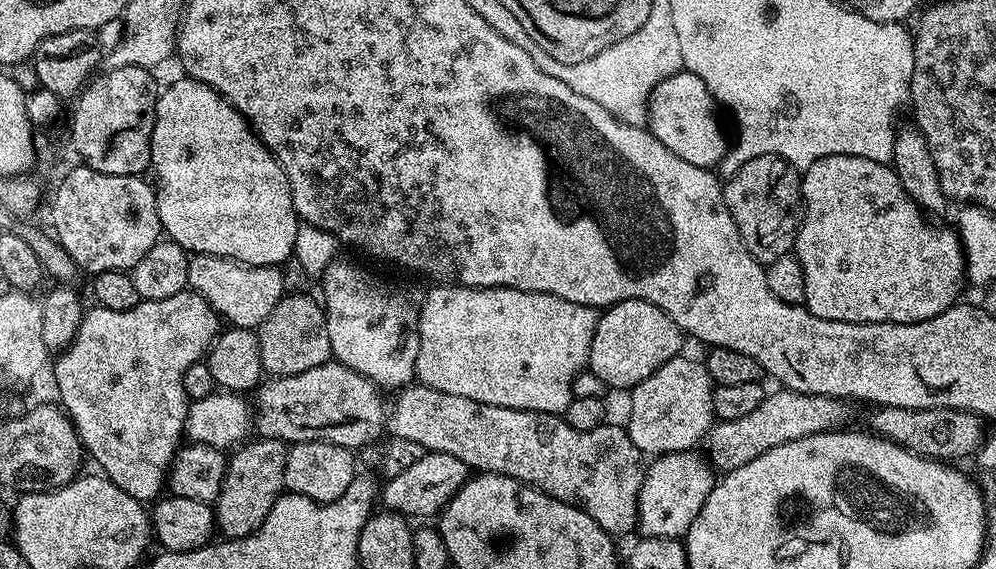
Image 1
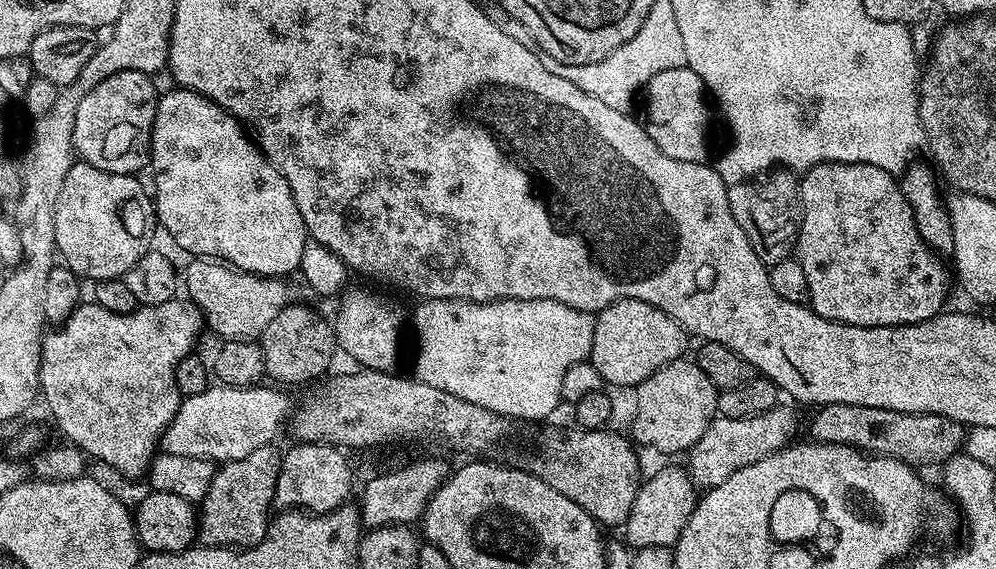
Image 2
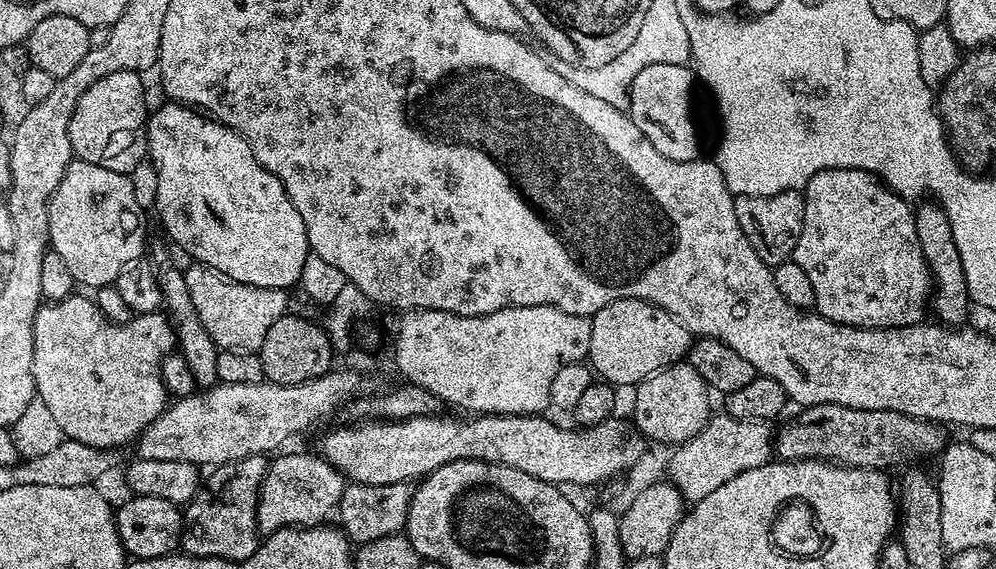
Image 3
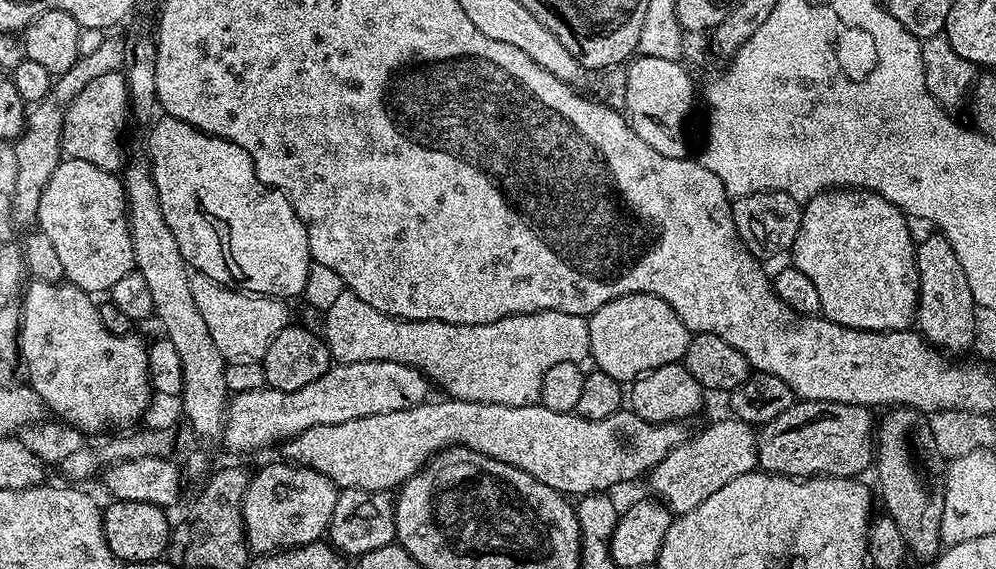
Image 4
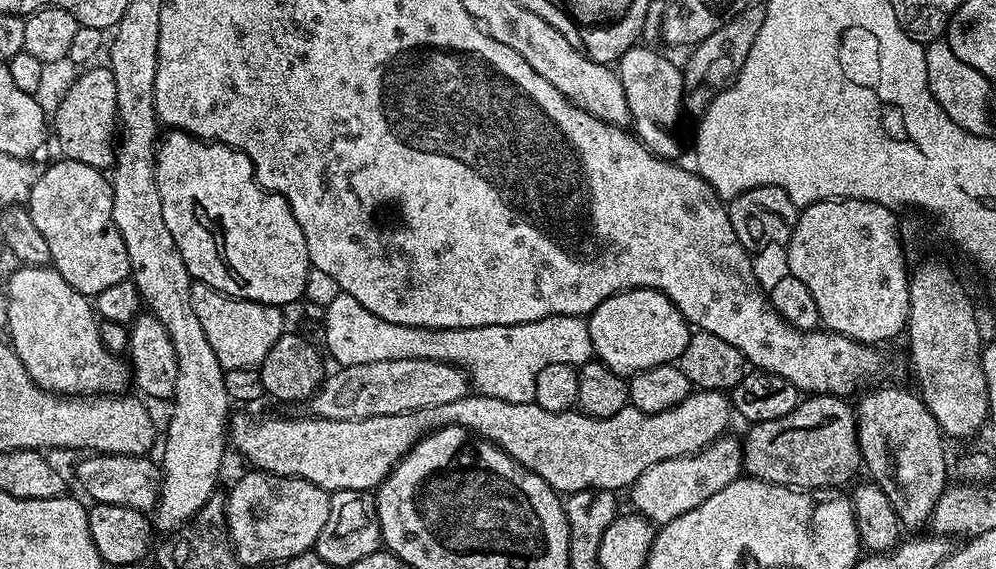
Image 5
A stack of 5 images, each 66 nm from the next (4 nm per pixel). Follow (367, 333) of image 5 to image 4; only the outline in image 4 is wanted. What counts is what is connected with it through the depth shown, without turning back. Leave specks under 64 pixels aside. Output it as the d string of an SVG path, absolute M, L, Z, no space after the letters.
M345 290L338 295L338 298L331 303L328 311L323 313L324 332L322 331L322 339L328 346L328 352L332 355L333 361L337 364L349 364L350 362L358 362L359 360L385 360L386 362L400 362L406 366L414 366L419 372L423 372L429 381L441 384L445 388L447 395L452 398L459 397L460 392L460 376L464 379L464 388L467 399L477 400L478 402L490 402L491 404L501 404L502 406L530 406L537 403L540 399L540 391L542 390L542 378L555 363L560 360L573 359L574 353L568 349L568 336L564 332L560 332L563 328L576 328L576 352L580 356L587 357L588 350L588 321L583 316L575 316L574 314L562 314L561 312L541 312L539 314L522 314L521 316L503 316L498 322L490 322L489 324L451 324L450 322L442 322L441 320L397 320L394 316L387 316L378 310L374 310L374 306L370 306L370 302L362 302L362 298L358 298L358 294Z

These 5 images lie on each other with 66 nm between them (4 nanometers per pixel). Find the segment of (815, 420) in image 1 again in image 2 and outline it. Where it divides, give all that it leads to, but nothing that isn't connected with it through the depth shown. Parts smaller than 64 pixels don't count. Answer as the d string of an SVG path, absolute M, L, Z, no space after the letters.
M783 406L766 410L766 414L754 414L754 418L726 418L717 415L710 426L706 426L706 434L702 434L702 438L698 438L698 442L694 442L694 446L688 449L686 471L697 489L722 486L730 474L738 474L738 470L743 470L745 466L762 462L762 458L774 454L779 448L787 448L796 439L796 416Z

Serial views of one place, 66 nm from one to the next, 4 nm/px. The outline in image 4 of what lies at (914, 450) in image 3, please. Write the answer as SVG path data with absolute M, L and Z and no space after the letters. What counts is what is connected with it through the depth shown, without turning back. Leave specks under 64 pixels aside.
M800 400L759 429L756 458L763 471L774 476L859 477L874 464L874 416L862 404Z

